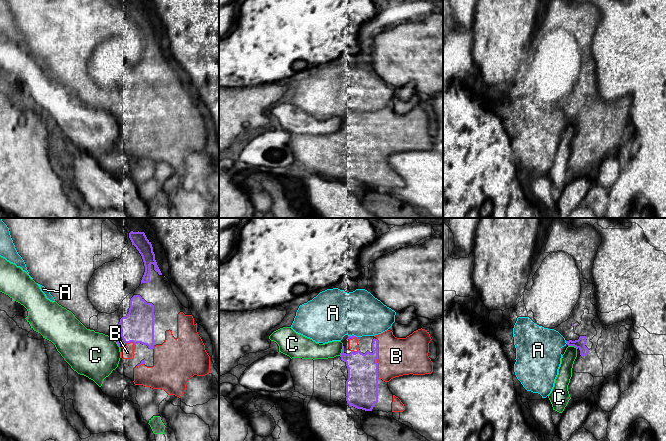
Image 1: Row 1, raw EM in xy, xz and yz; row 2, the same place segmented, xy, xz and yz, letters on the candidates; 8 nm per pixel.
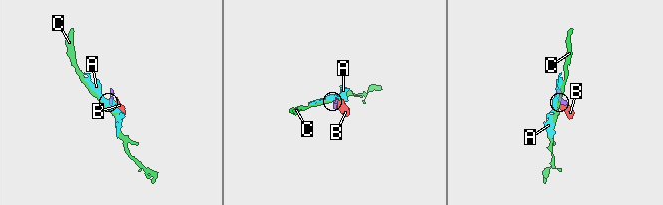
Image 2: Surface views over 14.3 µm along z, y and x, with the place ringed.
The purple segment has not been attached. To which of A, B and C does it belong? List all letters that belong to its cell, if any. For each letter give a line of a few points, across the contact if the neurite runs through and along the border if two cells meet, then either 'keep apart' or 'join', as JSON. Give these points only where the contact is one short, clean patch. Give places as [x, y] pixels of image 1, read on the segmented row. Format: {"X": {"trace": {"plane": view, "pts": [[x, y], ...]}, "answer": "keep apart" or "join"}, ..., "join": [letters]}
{"A": {"answer": "keep apart"}, "B": {"answer": "join"}, "C": {"answer": "keep apart"}, "join": ["B"]}

